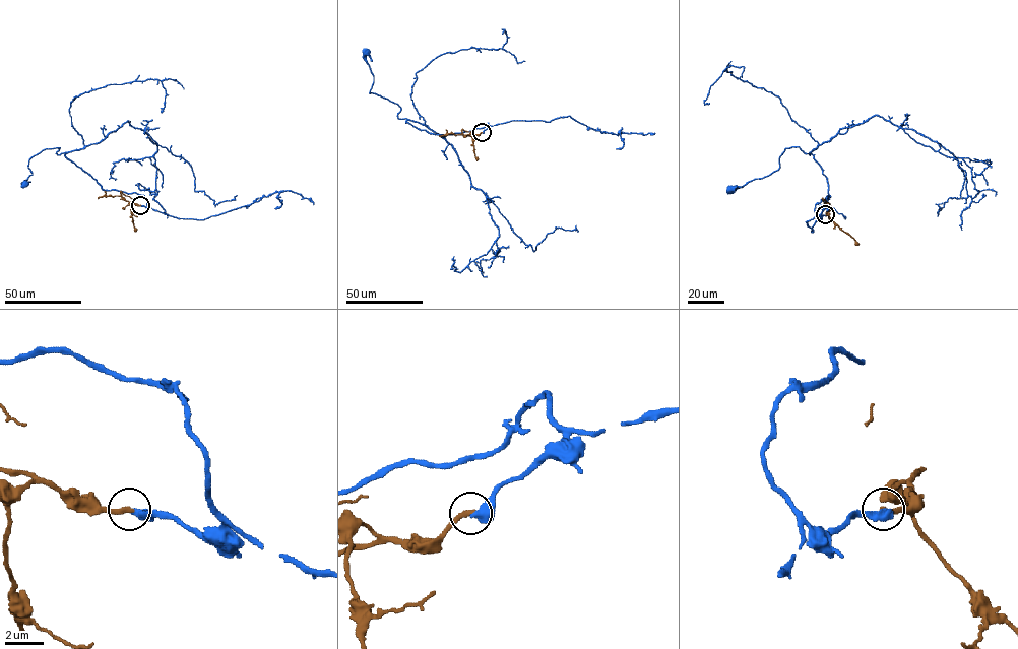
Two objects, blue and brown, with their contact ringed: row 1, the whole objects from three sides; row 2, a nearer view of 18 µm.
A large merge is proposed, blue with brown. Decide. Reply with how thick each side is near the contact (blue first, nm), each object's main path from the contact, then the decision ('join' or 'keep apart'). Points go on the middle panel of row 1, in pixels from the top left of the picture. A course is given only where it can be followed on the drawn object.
400 nm thick on the blue side, 280 nm on the other; blue runs (482, 132), (488, 123), (445, 136), (399, 119), (397, 104), (370, 93), (373, 74), (367, 52); brown runs (482, 132), (471, 135), (478, 158); join

